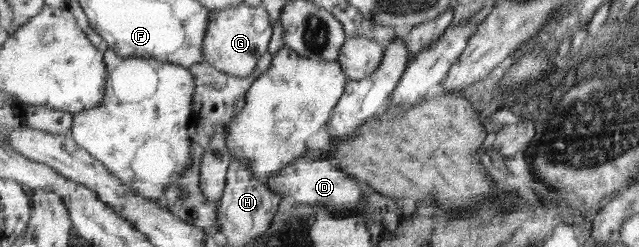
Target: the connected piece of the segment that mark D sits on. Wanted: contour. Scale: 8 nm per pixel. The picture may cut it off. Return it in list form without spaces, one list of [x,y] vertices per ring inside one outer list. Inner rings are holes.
[[[298,157],[294,163],[290,163],[290,166],[272,175],[266,183],[271,191],[280,194],[282,198],[293,198],[295,202],[308,203],[316,209],[338,209],[340,211],[354,209],[360,215],[369,215],[359,182],[325,157],[310,162],[304,157]]]

